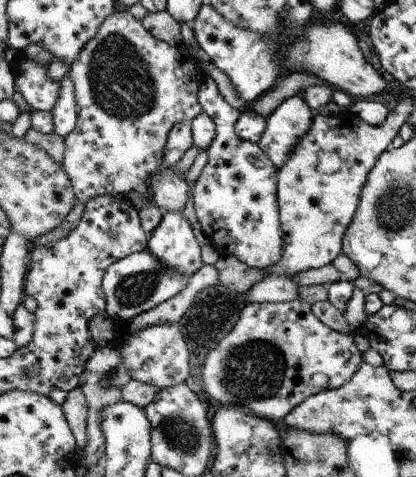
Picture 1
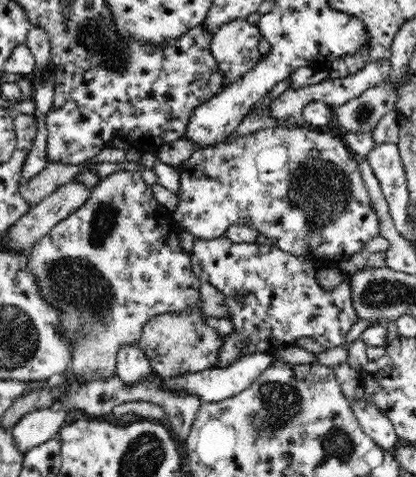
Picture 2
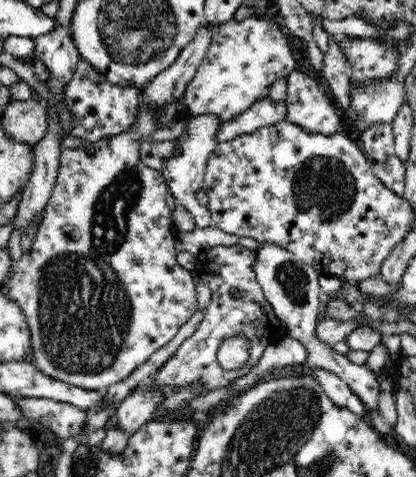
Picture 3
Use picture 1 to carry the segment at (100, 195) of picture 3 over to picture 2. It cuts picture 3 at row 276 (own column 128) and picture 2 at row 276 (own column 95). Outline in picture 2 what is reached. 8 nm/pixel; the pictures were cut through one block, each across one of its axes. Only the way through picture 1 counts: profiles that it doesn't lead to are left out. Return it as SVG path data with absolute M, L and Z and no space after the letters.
M118 170L110 176L106 176L104 180L100 180L98 184L94 184L90 188L90 198L88 202L82 204L82 208L74 210L66 220L62 220L60 224L56 224L52 228L52 232L48 236L44 236L30 252L28 252L28 268L30 268L30 276L34 276L34 284L38 288L38 296L42 300L46 300L46 304L50 304L50 308L58 308L58 334L60 338L70 338L72 340L72 350L70 350L70 370L66 370L66 376L74 382L102 382L102 380L112 380L118 376L118 362L116 356L120 352L122 346L138 346L140 348L140 338L142 338L142 330L144 326L160 316L160 314L178 314L178 312L190 312L192 308L196 308L198 300L200 300L200 290L202 290L202 282L198 276L194 276L192 272L192 256L186 254L182 250L182 244L178 242L178 232L180 226L174 220L174 212L170 212L166 206L162 206L156 196L152 186L148 186L142 180L142 172L130 172L130 170Z

